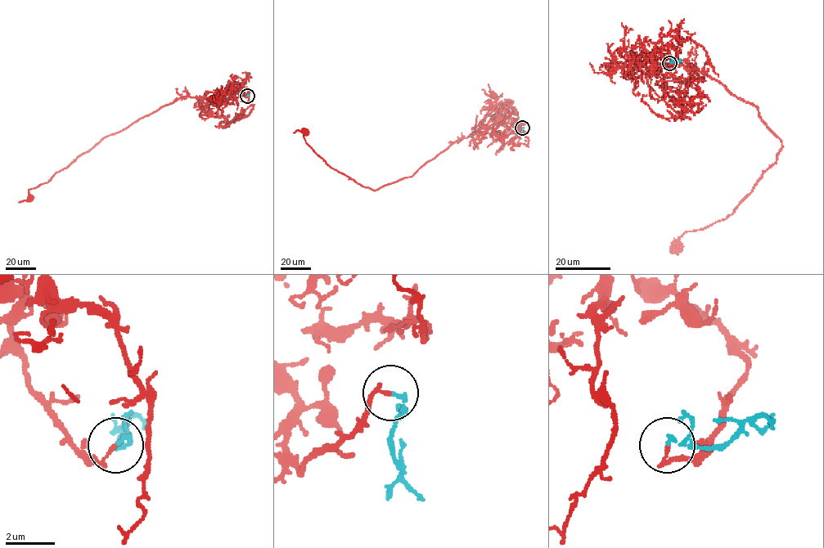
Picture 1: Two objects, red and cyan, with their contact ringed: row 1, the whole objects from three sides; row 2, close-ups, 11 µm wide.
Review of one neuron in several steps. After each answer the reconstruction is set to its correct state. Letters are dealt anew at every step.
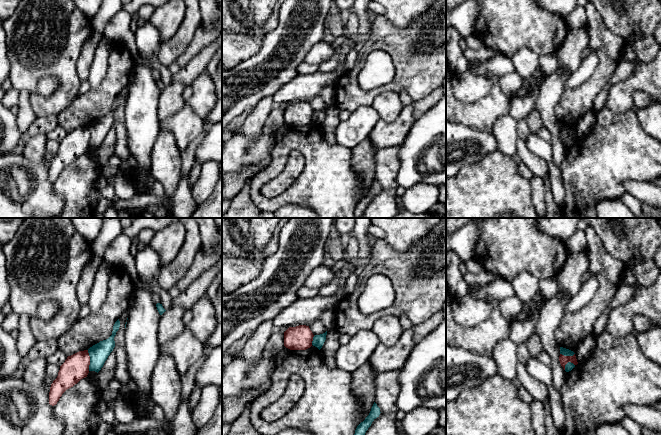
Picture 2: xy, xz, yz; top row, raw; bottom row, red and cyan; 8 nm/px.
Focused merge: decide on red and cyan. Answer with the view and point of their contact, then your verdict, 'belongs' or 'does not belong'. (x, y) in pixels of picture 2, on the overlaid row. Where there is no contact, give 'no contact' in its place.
xy (89, 360) | does not belong

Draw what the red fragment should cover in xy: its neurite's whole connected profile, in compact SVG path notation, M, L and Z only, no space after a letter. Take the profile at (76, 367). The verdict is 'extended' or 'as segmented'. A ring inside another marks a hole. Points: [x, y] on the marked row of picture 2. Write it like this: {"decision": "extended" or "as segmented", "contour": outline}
{"decision": "as segmented", "contour": "M88 350L79 351L68 356L60 366L57 378L53 381L49 392L49 404L54 406L62 394L77 384L89 373L90 356Z"}

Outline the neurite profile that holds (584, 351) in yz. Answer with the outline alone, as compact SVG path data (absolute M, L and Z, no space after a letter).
M595 336L586 337L581 344L578 345L575 353L578 363L584 362L591 358L596 350L597 342Z

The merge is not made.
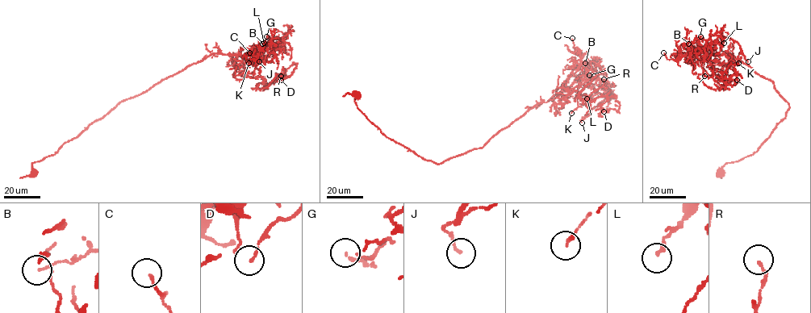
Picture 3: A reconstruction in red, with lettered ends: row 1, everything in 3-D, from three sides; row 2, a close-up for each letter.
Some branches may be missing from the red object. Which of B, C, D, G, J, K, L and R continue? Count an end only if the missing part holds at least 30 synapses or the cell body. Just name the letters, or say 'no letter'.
no letter

